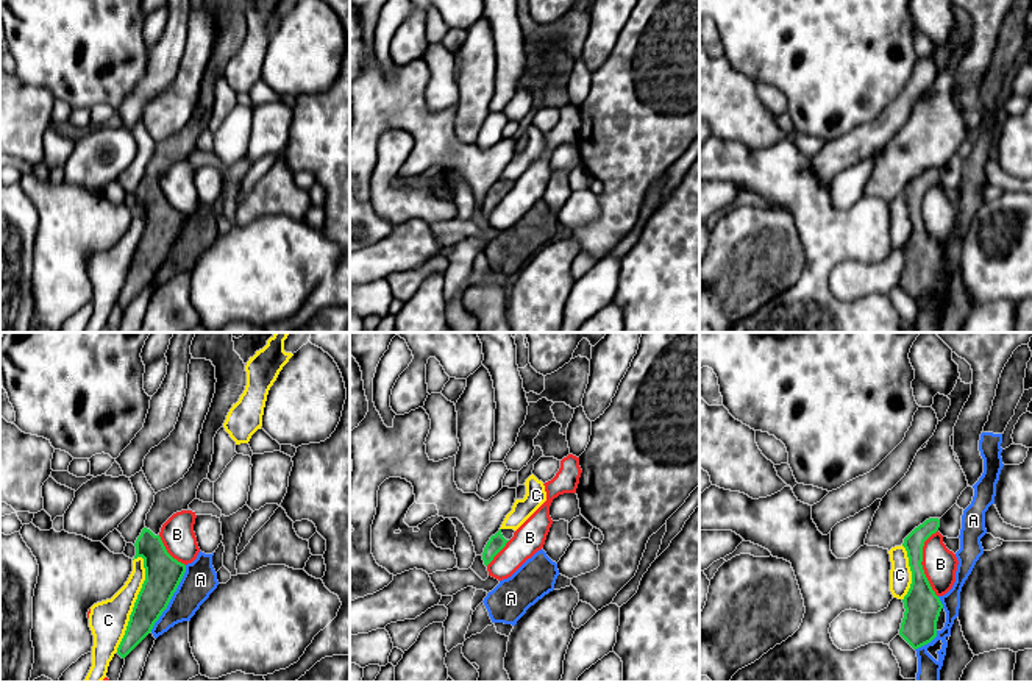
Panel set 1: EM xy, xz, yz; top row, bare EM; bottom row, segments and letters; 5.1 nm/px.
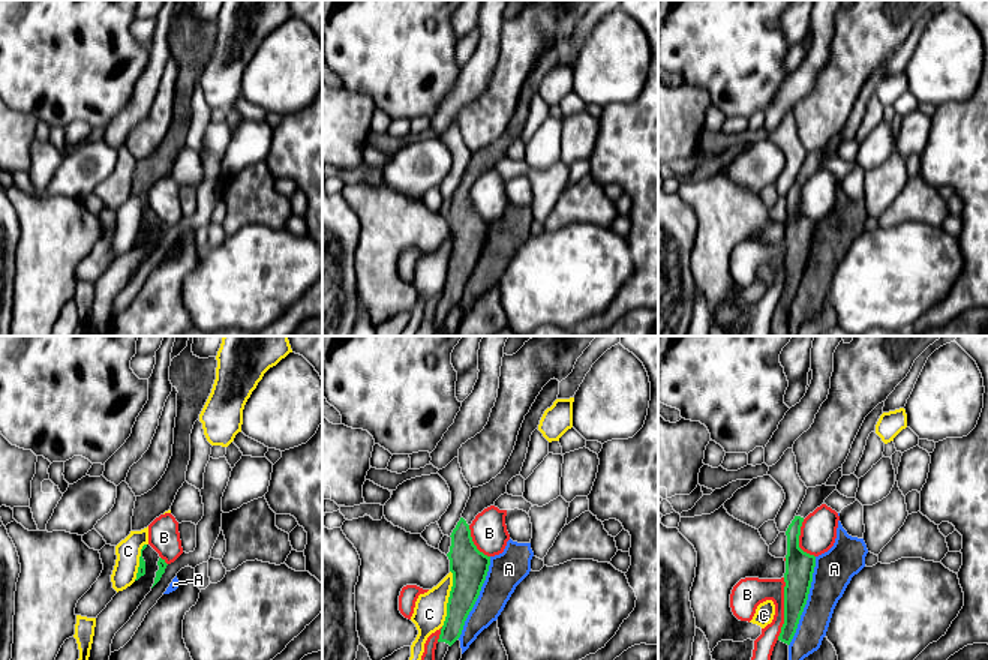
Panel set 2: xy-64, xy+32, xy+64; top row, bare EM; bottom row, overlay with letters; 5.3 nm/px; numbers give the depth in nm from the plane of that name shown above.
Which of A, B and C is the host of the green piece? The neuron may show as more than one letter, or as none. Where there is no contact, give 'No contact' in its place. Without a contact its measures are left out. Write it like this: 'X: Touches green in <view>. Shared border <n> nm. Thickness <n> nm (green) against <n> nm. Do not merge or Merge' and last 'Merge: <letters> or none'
A: Touches green in xy. Shared border 400 nm. Thickness 190 nm (green) against 180 nm. Do not merge
B: Touches green in yz. Shared border 360 nm. Thickness 180 nm (green) against 170 nm. Do not merge
C: Touches green in xy. Shared border 500 nm. Thickness 190 nm (green) against 200 nm. Do not merge
Merge: none

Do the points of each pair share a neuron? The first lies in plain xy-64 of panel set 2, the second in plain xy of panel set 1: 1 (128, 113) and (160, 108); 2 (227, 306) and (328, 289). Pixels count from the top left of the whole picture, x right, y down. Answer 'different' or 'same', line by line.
1: different
2: different

